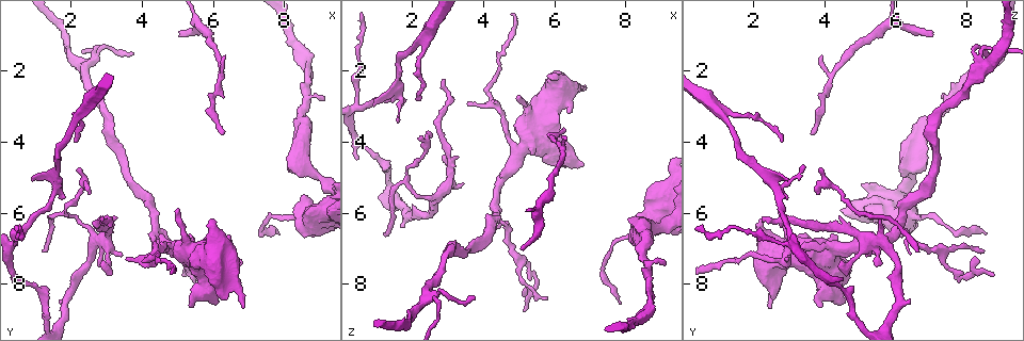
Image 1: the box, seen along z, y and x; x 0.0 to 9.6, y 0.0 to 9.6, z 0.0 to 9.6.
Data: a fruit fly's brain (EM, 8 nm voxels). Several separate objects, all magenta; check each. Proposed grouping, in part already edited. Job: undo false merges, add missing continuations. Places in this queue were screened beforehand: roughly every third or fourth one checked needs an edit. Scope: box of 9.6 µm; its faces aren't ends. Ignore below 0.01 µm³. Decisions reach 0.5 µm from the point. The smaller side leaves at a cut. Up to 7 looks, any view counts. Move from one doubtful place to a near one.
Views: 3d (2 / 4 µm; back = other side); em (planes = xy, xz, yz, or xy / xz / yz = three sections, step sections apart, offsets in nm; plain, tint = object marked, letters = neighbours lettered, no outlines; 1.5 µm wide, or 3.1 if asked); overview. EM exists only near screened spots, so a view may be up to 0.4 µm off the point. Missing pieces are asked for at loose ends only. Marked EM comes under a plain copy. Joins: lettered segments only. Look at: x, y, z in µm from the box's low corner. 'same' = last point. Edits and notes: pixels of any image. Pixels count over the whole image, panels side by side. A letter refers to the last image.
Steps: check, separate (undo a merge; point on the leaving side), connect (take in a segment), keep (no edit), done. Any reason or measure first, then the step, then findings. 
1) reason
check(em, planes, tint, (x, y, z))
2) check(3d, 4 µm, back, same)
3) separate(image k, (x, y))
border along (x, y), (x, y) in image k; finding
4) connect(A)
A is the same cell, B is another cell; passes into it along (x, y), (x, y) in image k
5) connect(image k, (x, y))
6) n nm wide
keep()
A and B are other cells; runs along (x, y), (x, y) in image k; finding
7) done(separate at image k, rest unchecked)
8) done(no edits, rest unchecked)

an open end
check(3d, 4 µm, (6.10, 8.55, 4.65))

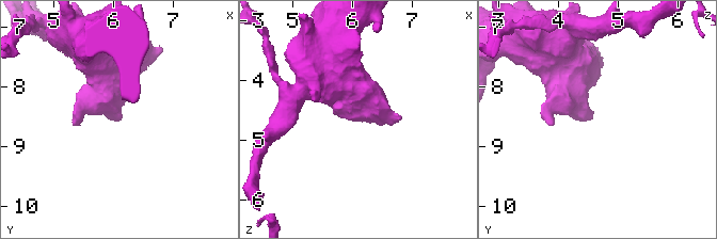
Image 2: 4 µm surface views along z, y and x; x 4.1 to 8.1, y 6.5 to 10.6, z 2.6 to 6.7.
need the tissue
check(em, xz, step 4, letters, (6.05, 8.55, 4.55))

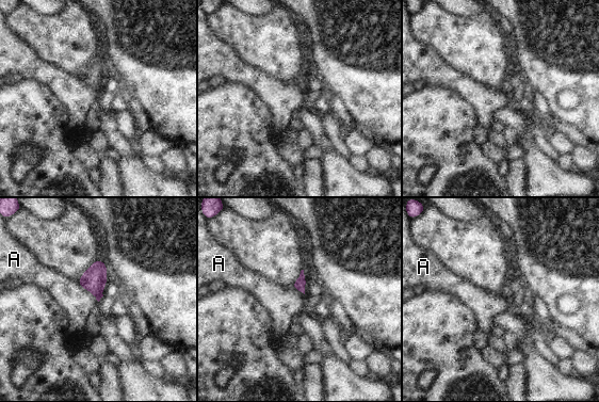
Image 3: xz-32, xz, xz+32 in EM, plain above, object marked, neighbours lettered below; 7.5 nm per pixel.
keep()
A is another cell; border along (76, 282), (98, 301) in image 3; no lettered segment goes on from it

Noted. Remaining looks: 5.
check(3d, 2 µm, back, (4.45, 7.15, 6.45))

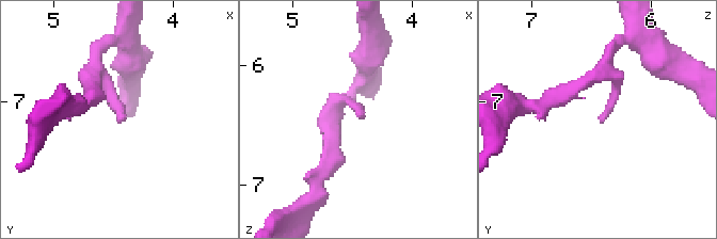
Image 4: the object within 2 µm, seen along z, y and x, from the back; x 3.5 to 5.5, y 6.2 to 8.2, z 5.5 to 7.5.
shape alone is not enough
check(em, planes, letters, (4.44, 7.20, 6.42))

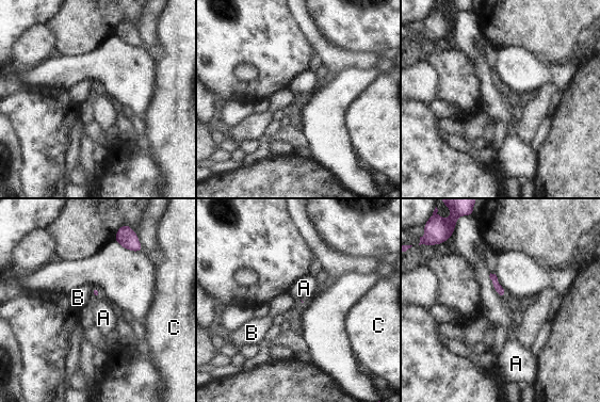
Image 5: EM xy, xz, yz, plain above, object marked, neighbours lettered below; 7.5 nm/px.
A touches over 220 nm
keep()
A, B and C are other cells; border along (489, 273), (492, 287), (502, 298) in image 5; no lettered segment goes on from it

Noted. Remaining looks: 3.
free end
check(em, planes, letters, (5.05, 1.00, 7.05))

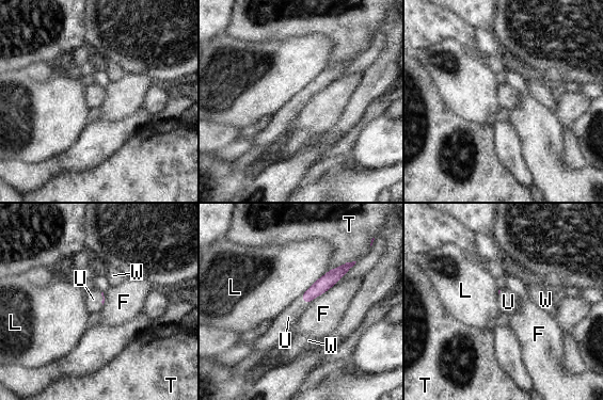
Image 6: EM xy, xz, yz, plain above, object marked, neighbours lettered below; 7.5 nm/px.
connect(U)
U is the same cell, F, L, T and W are other cells; passes into it along (324, 283), (304, 301), (288, 317) in image 6; it goes on there

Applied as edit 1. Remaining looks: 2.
done(connect at image 6, rest unchecked)

